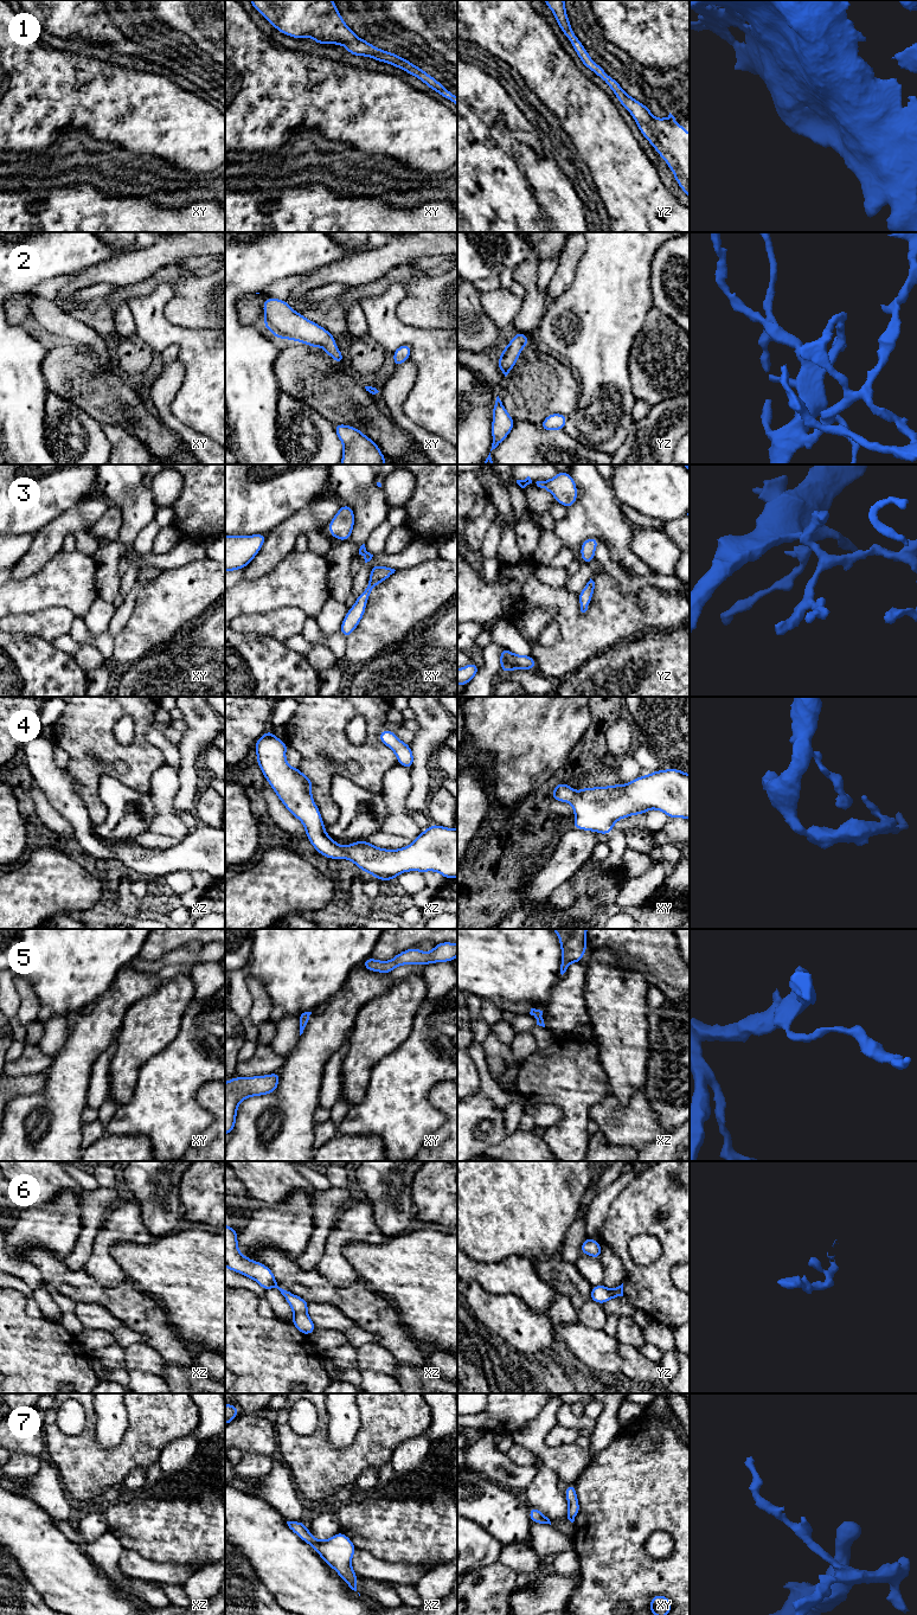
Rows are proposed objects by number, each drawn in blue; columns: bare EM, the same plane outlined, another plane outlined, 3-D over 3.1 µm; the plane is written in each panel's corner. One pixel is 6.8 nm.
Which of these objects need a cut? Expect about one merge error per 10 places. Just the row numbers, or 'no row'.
no row

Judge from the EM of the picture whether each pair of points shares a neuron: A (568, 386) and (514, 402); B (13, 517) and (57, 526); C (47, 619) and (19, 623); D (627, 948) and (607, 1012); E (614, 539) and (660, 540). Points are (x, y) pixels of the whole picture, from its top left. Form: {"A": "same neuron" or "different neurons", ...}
{"A": "same neuron", "B": "different neurons", "C": "same neuron", "D": "different neurons", "E": "different neurons"}

